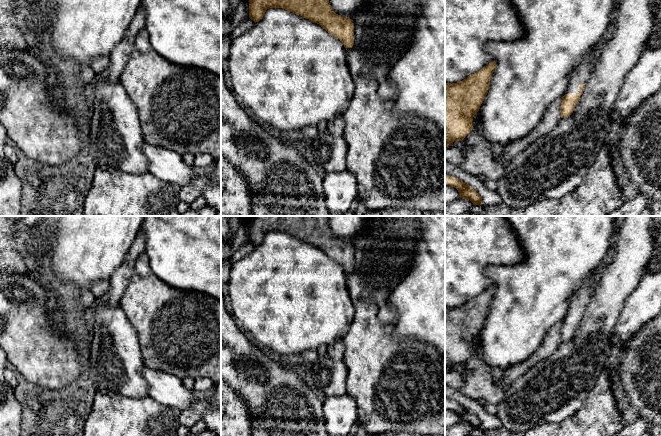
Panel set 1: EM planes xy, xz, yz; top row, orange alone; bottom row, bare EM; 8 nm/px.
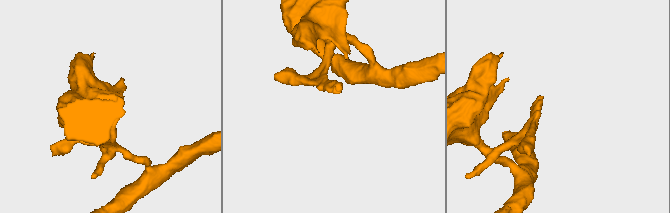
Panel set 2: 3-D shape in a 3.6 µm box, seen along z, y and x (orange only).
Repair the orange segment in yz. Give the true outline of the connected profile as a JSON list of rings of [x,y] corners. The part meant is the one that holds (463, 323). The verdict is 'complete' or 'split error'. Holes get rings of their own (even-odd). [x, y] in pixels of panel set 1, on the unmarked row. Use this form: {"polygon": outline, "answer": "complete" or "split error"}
{"polygon": [[[492,285],[460,306],[445,307],[445,371],[472,355],[473,341],[488,317],[495,292],[496,286]]], "answer": "complete"}

